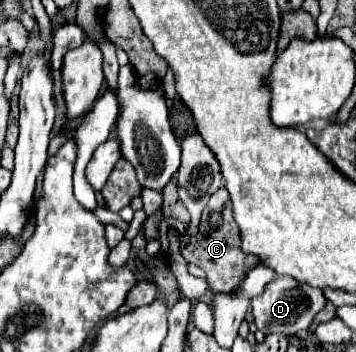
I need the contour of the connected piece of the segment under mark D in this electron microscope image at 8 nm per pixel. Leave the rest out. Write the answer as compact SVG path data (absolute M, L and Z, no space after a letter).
M276 276L276 280L270 280L262 292L262 296L252 300L252 316L256 322L256 328L264 334L284 332L284 334L296 334L310 326L312 318L326 306L324 292L320 288L312 288L308 284L296 282L290 276Z

